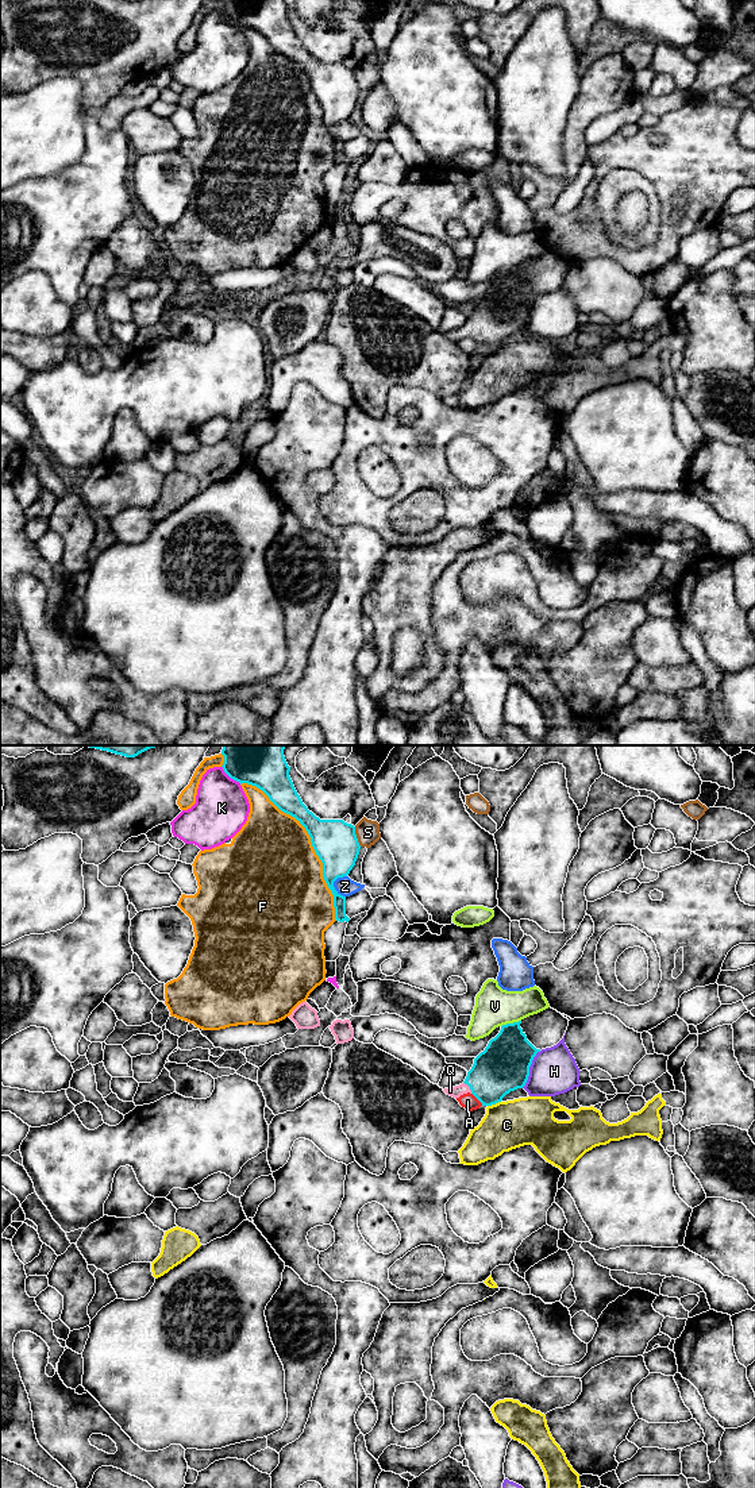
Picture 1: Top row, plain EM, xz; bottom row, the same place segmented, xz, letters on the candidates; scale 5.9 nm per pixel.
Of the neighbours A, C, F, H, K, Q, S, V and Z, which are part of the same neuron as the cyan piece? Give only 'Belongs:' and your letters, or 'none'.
Belongs: Q

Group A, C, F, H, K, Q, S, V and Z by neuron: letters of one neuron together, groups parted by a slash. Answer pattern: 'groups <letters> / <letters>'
groups A / C / F / H / K / Q / S / V / Z

